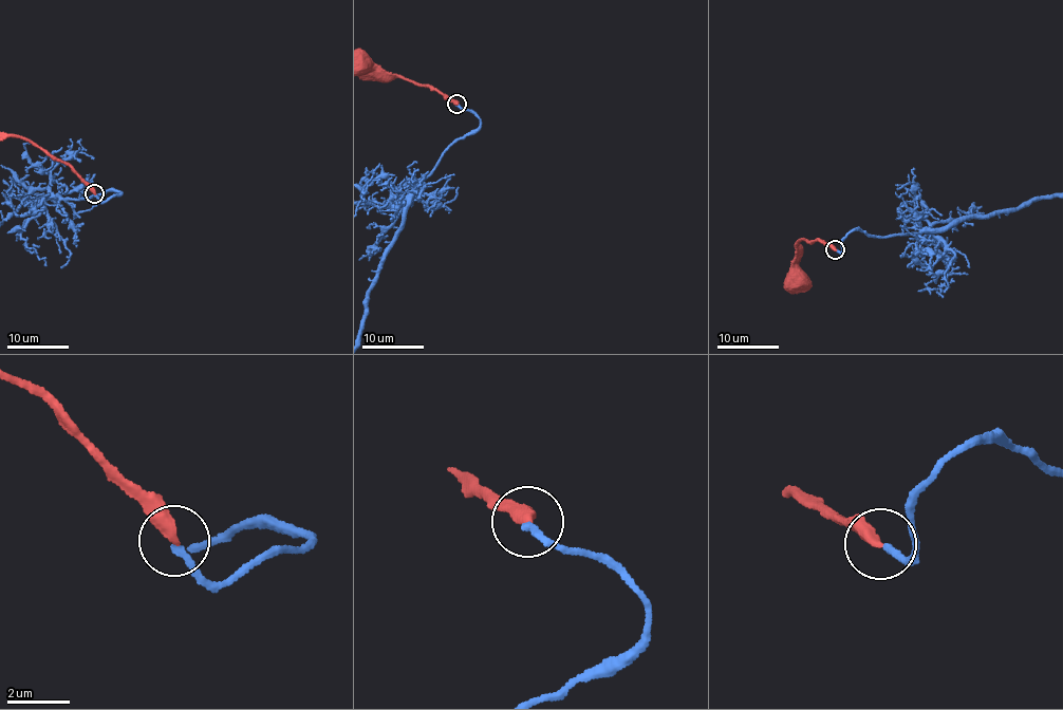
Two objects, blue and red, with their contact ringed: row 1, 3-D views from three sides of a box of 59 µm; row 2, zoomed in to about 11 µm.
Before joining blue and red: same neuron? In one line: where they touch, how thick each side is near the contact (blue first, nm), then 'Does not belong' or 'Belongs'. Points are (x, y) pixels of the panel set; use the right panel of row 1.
Place: (835, 249). Thickness 240 nm (blue) against 400 nm. Does not belong

